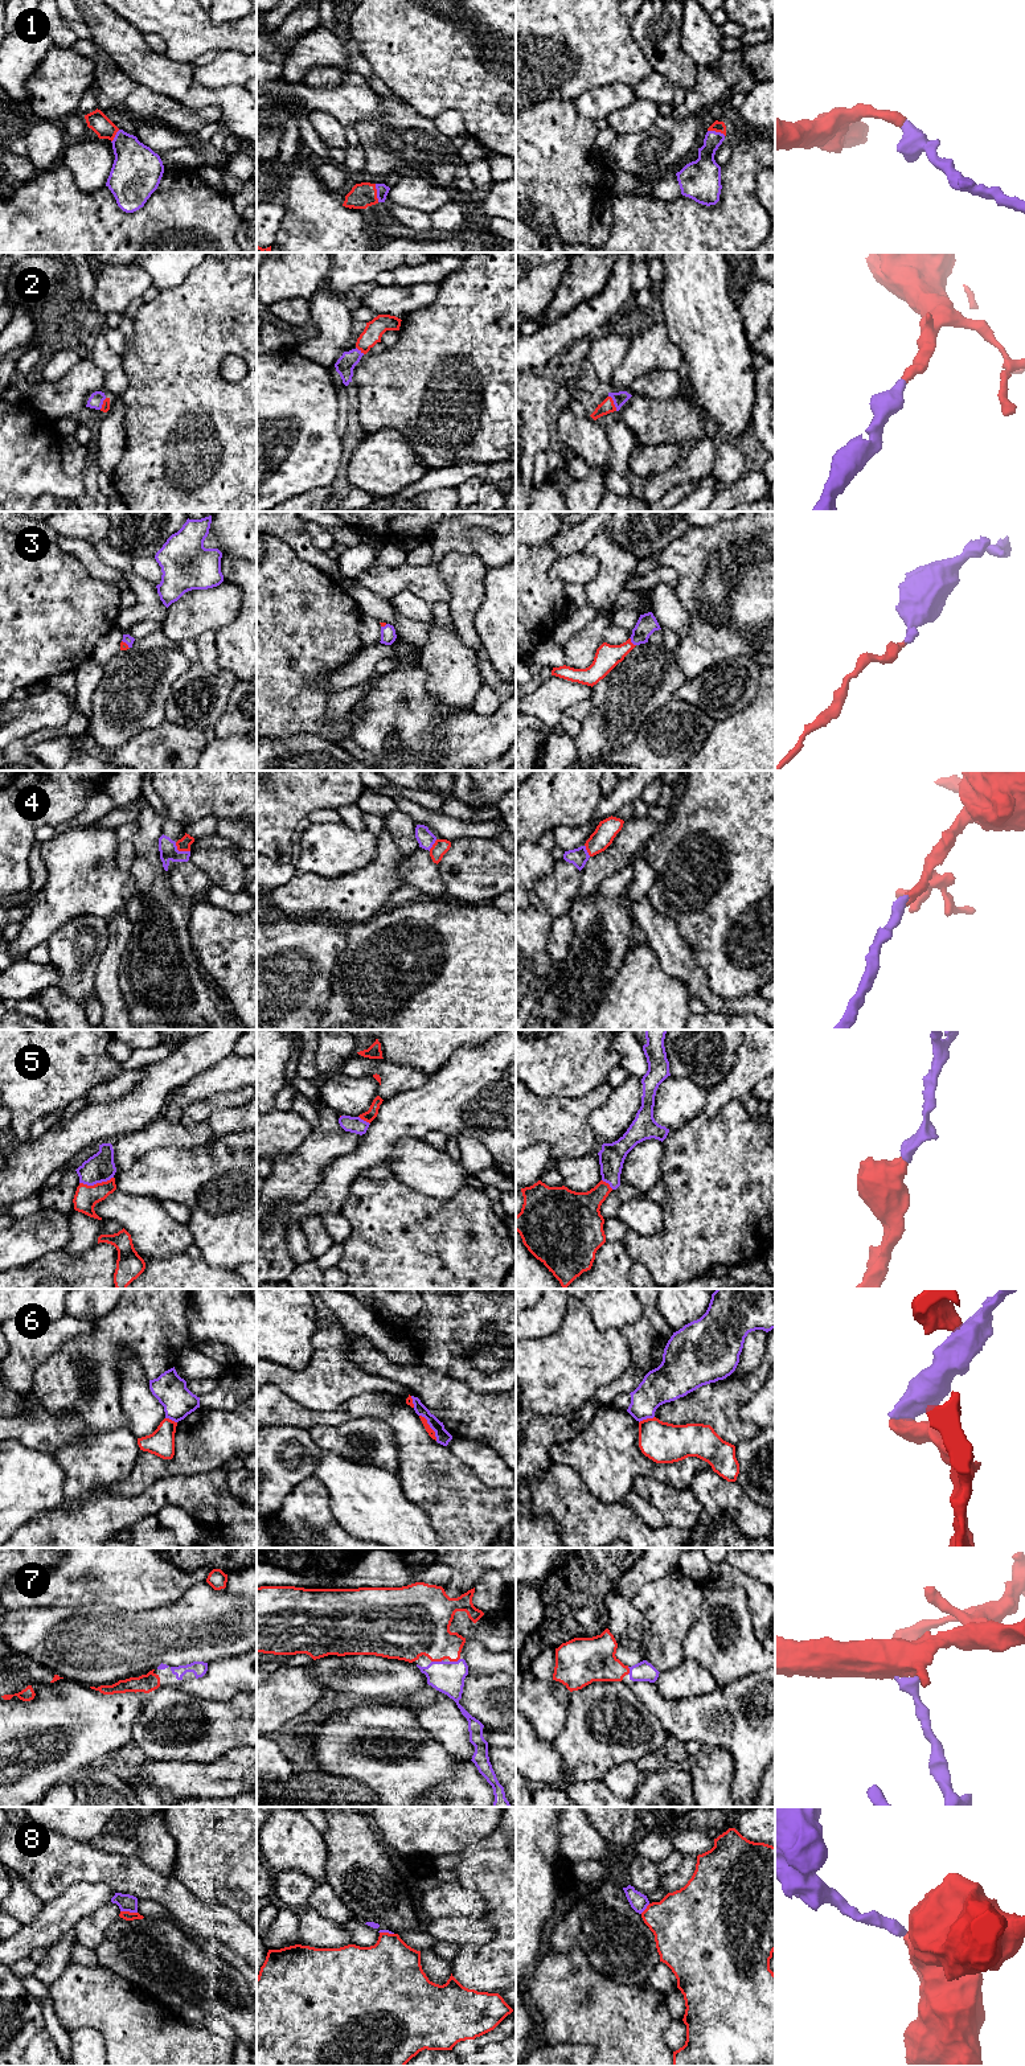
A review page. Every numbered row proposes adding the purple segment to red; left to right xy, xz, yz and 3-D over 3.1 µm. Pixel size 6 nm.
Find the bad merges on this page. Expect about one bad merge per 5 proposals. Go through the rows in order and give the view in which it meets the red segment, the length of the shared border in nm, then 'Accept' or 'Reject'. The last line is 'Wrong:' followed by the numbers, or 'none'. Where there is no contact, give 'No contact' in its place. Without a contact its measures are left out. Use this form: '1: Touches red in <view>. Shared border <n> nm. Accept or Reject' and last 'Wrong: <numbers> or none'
1: Touches red in xz. Shared border 110 nm. Accept
2: Touches red in yz. Shared border 110 nm. Accept
3: Touches red in yz. Shared border 70 nm. Accept
4: Touches red in xy. Shared border 110 nm. Accept
5: Touches red in xy. Shared border 220 nm. Accept
6: Touches red in xz. Shared border 190 nm. Reject
7: Touches red in xz. Shared border 70 nm. Accept
8: Touches red in xy. Shared border 110 nm. Reject
Wrong: 6, 8

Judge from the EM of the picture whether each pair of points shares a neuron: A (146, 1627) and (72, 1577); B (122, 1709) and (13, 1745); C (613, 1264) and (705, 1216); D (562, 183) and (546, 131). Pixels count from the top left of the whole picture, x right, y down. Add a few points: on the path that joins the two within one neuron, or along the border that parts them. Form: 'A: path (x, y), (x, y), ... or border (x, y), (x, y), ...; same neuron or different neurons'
A: border (89, 1604), (107, 1604), (131, 1611), (151, 1609); different neurons
B: path (97, 1724), (66, 1726), (60, 1733), (41, 1742); same neuron
C: border (622, 1241), (626, 1251), (636, 1261); different neurons
D: path (556, 169), (546, 159), (546, 144); same neuron

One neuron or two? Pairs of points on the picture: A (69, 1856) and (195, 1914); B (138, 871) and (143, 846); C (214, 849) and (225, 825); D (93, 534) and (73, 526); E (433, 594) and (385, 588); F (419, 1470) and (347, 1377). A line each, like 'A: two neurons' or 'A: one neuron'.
A: one neuron
B: one neuron
C: two neurons
D: one neuron
E: one neuron
F: two neurons

